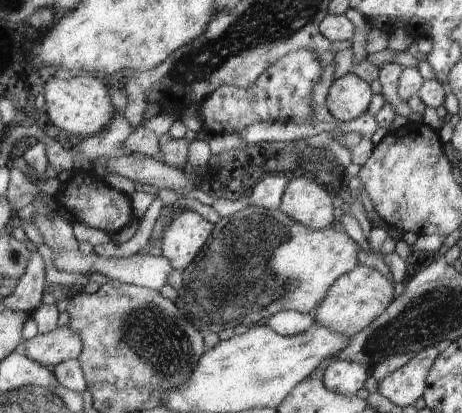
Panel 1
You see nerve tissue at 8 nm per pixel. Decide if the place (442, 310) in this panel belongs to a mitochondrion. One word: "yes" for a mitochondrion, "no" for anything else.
yes

